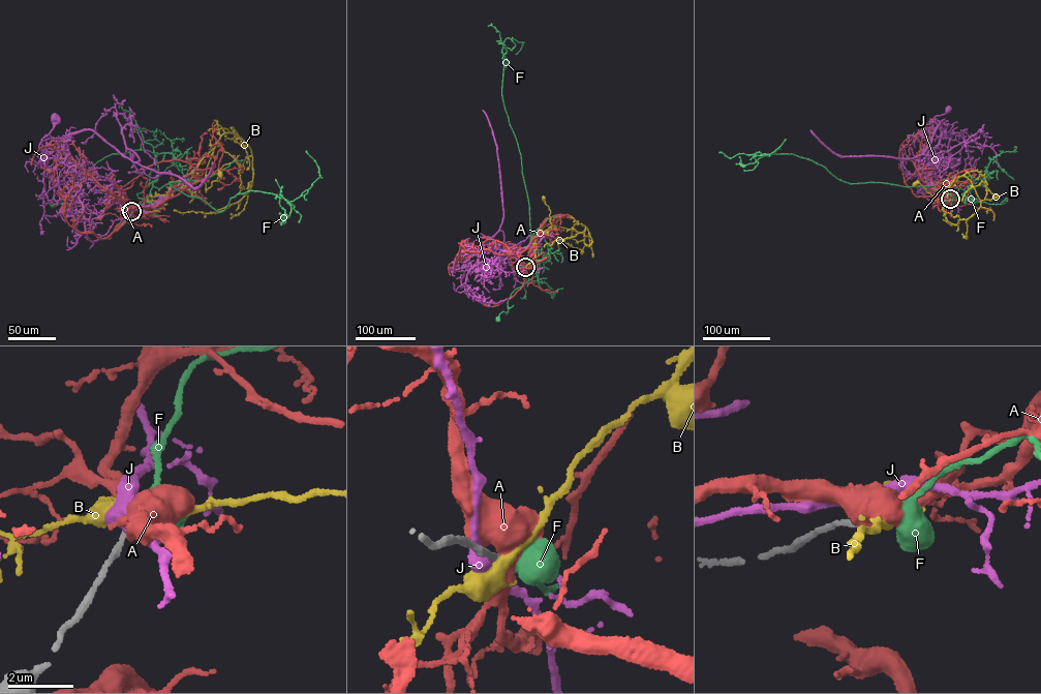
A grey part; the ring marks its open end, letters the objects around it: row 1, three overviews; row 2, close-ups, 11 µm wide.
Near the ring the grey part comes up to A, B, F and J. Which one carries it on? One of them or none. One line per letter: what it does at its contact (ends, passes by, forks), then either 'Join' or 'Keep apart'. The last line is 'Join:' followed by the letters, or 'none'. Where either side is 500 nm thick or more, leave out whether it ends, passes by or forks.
A: Keep apart
B: It passes by. Keep apart
F: It passes by. Join
J: It passes by. Keep apart
Join: F

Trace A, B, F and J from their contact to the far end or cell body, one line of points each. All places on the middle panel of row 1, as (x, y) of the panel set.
A: (525, 267), (517, 255), (515, 269), (519, 265), (519, 252), (527, 247), (546, 218), (556, 224), (560, 232)
B: (525, 267), (534, 255), (534, 237), (553, 227), (544, 198)
F: (525, 267), (533, 266), (530, 257), (540, 268), (538, 274), (512, 293), (507, 313), (502, 311), (497, 319)
J: (525, 267), (512, 254), (491, 248), (482, 253), (473, 266), (455, 270), (449, 268), (457, 267)

